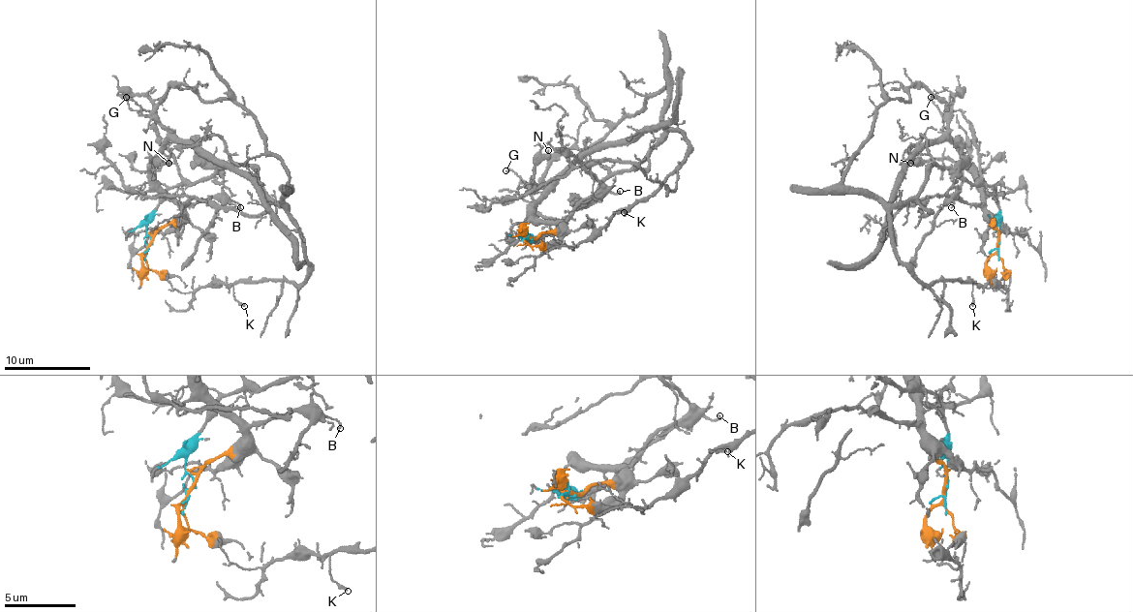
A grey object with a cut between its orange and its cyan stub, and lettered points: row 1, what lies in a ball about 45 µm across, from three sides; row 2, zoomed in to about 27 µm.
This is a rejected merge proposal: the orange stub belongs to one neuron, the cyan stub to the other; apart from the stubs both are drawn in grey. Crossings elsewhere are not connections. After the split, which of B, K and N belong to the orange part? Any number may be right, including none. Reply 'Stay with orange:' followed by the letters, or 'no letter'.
Stay with orange: B, N

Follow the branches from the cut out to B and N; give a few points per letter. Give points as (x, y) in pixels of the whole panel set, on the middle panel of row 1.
B: (527, 237), (551, 233), (594, 197), (620, 190)
N: (527, 237), (537, 237), (560, 227), (542, 223), (534, 214), (529, 190), (534, 167), (549, 149)

